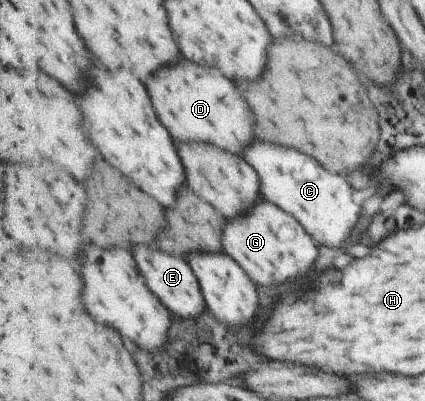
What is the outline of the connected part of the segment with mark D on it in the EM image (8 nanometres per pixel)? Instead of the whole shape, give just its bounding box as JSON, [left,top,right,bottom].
[150,57,252,155]

